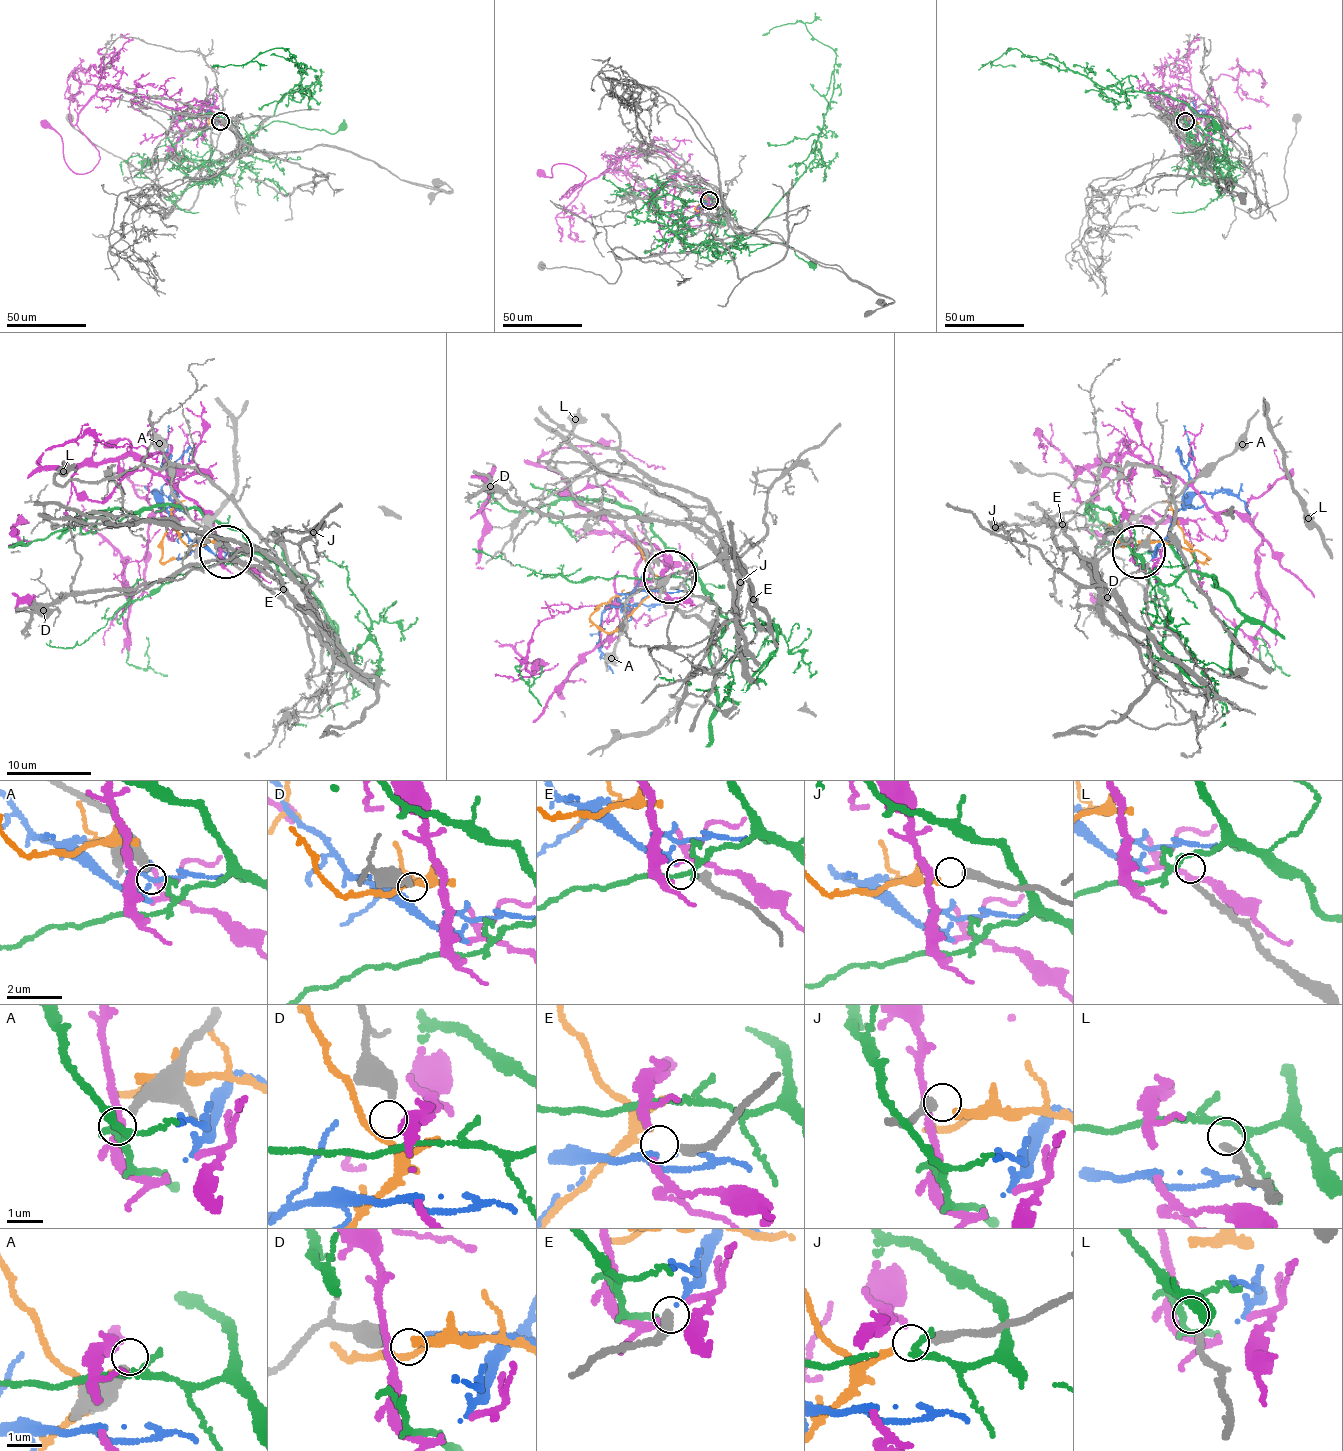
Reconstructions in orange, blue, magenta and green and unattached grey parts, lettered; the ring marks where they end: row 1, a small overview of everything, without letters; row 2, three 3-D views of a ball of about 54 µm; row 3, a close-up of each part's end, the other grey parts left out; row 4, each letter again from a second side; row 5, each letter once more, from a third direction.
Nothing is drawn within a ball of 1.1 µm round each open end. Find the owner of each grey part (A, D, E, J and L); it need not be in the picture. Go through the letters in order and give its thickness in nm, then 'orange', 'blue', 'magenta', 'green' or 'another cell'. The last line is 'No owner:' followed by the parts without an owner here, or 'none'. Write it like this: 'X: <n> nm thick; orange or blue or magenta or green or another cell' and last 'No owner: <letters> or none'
A: 340 nm thick; another cell
D: 400 nm thick; another cell
E: 240 nm thick; blue
J: 280 nm thick; orange
L: 190 nm thick; another cell
No owner: A, D, L

